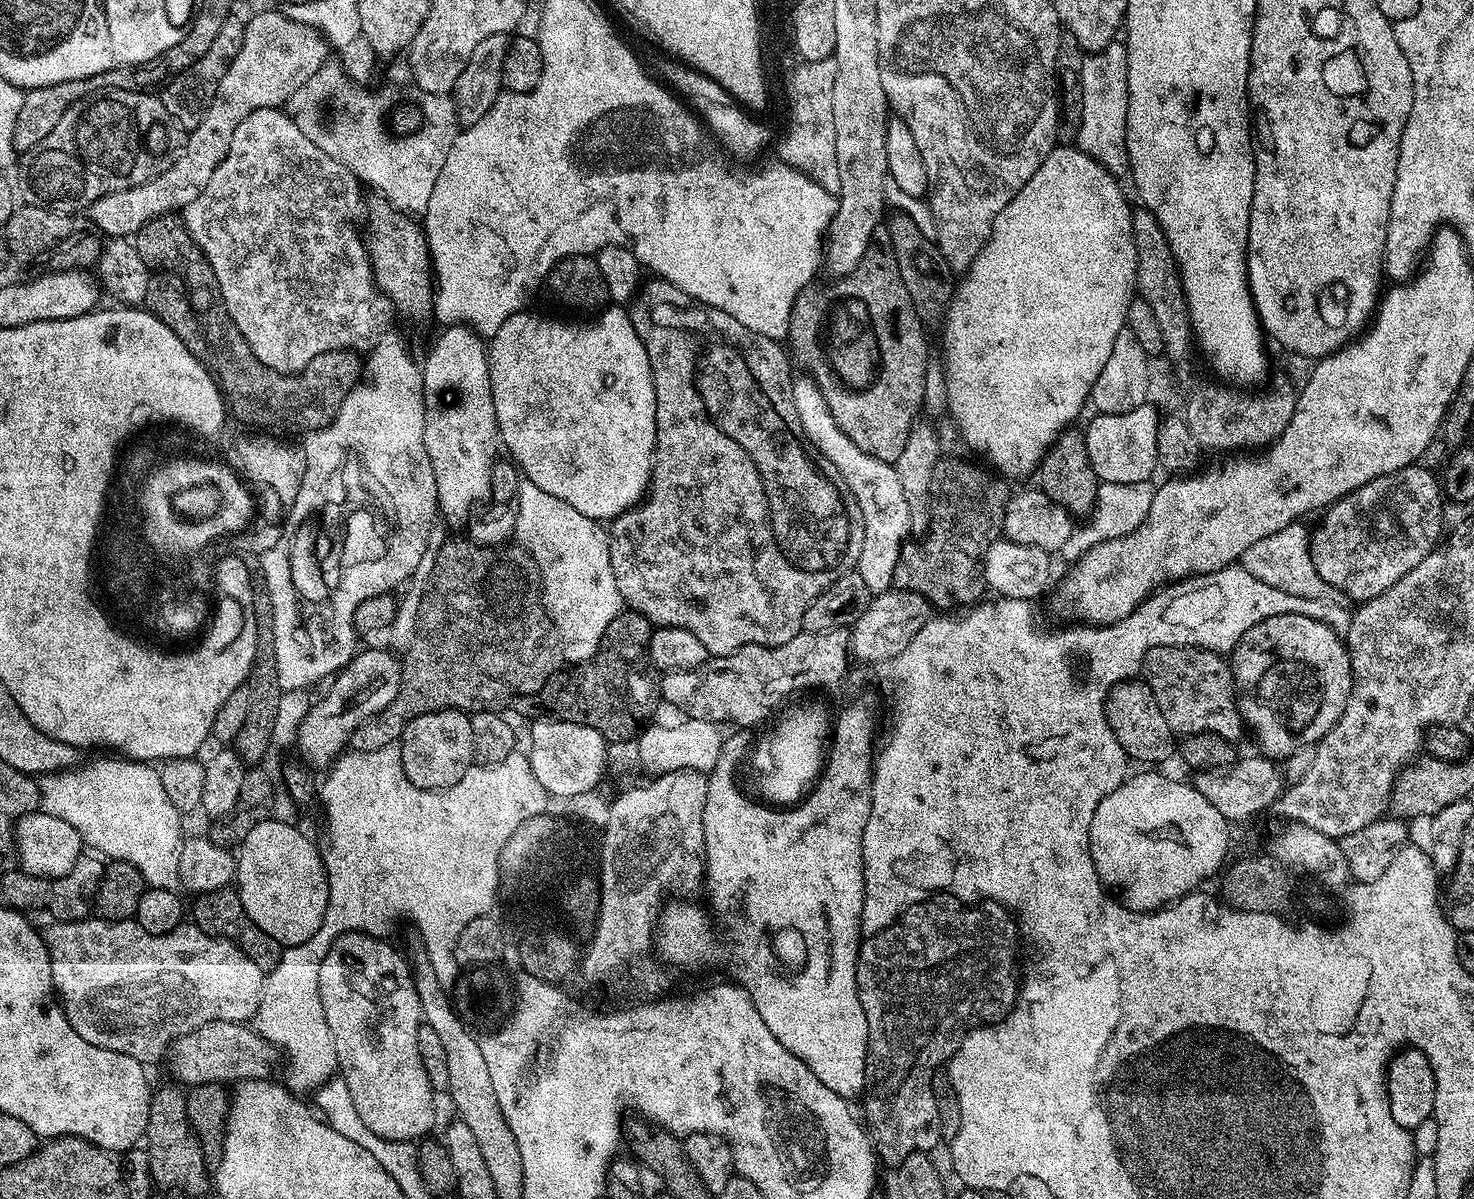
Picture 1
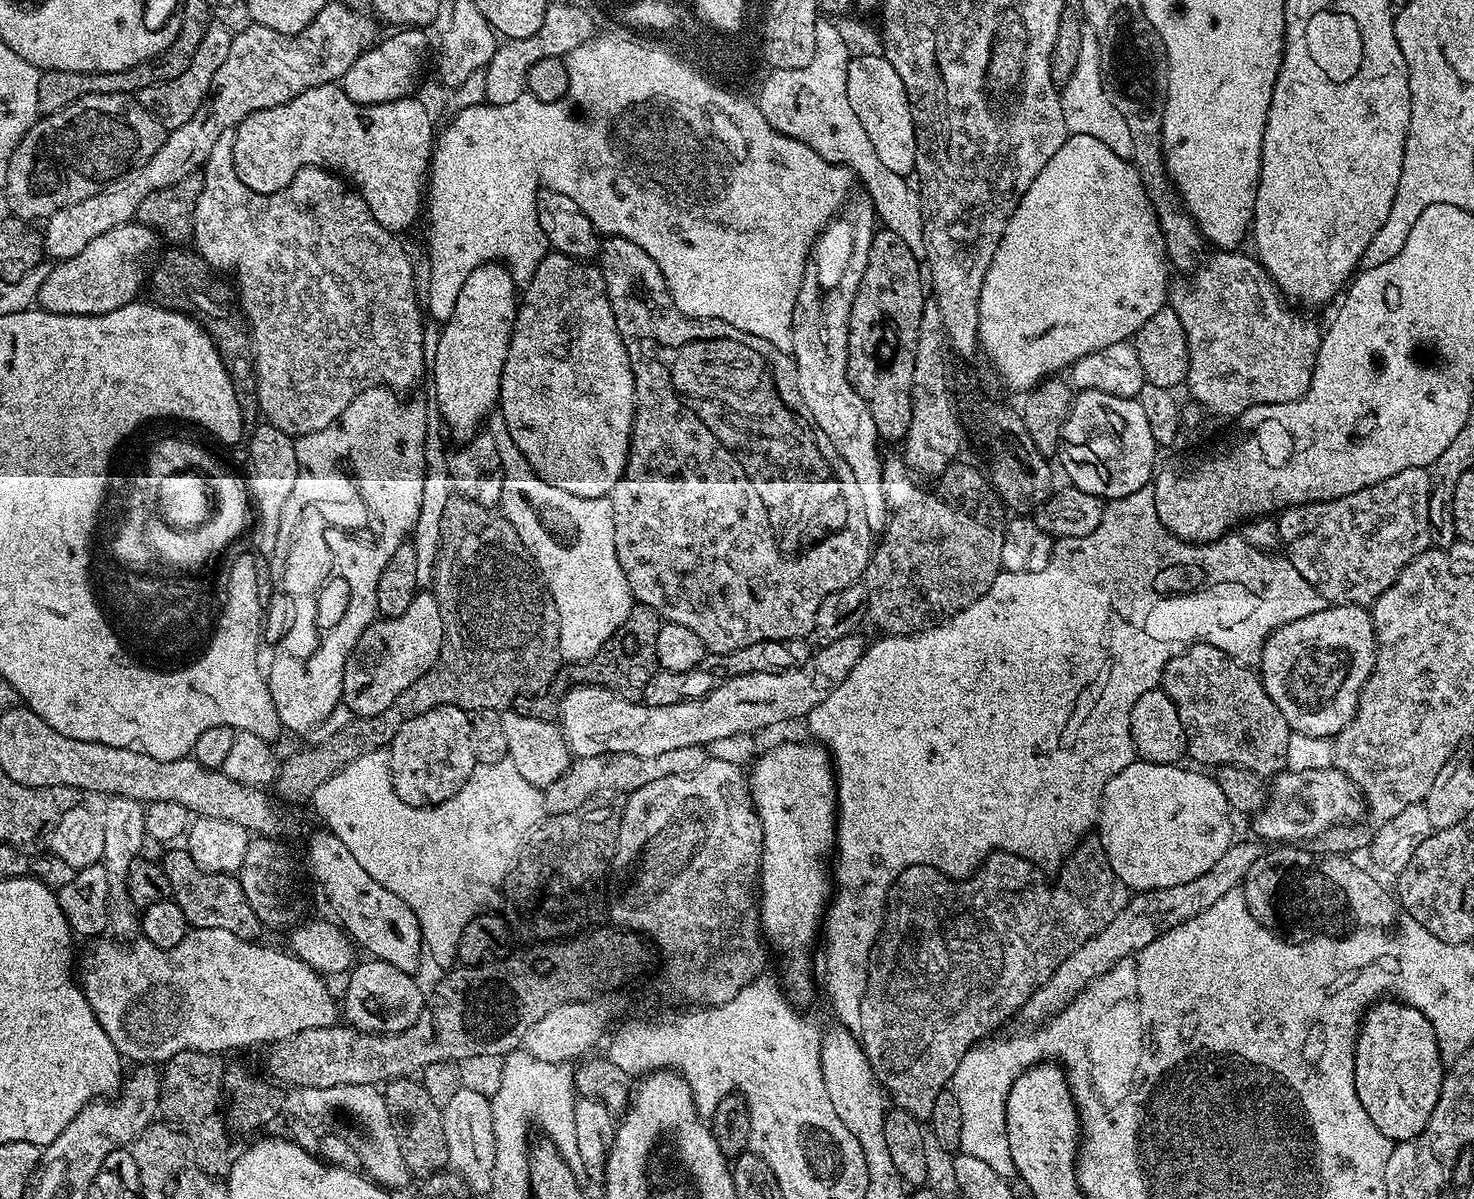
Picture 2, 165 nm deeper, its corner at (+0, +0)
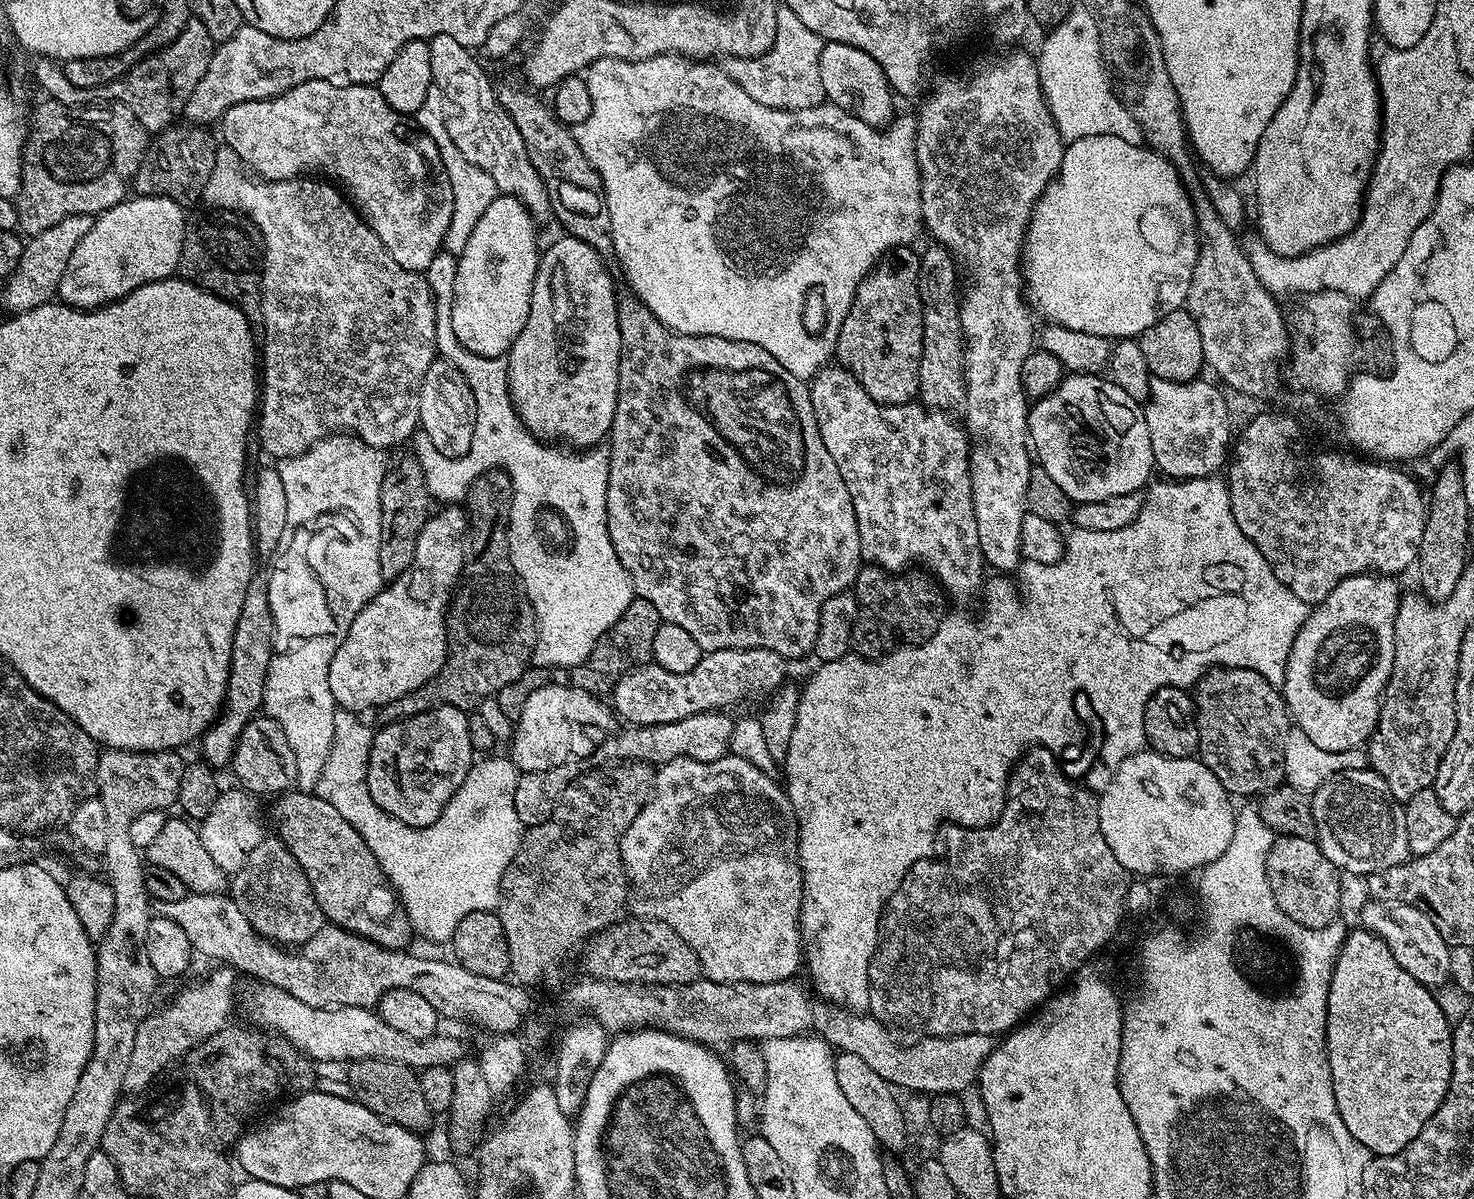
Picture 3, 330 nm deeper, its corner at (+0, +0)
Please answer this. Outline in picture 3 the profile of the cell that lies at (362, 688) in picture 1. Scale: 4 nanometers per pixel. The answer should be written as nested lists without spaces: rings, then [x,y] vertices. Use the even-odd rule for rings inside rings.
[[[444,506],[439,510],[441,512],[433,511],[428,517],[426,526],[422,526],[422,534],[418,538],[418,550],[414,554],[414,562],[410,562],[408,569],[406,569],[399,578],[381,588],[380,593],[361,610],[358,614],[358,618],[354,618],[354,622],[350,622],[350,630],[346,634],[342,646],[338,646],[334,658],[330,658],[330,694],[334,694],[337,705],[339,705],[341,709],[357,714],[364,714],[367,708],[379,710],[383,708],[384,705],[394,702],[398,698],[402,698],[414,690],[418,690],[430,678],[434,678],[438,674],[438,670],[442,670],[442,666],[446,662],[446,658],[448,657],[448,605],[452,602],[452,593],[456,585],[459,584],[464,570],[466,541],[470,536],[470,525],[468,522],[468,513],[463,507]]]

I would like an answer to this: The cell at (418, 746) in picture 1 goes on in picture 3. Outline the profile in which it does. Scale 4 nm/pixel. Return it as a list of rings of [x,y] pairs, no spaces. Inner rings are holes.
[[[442,706],[377,727],[368,759],[370,798],[386,814],[411,828],[438,822],[446,802],[466,782],[466,774],[474,763],[468,718],[469,713],[463,708]]]

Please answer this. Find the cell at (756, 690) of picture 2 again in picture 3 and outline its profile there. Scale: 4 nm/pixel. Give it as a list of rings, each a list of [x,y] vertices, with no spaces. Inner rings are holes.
[[[544,684],[523,697],[514,720],[510,759],[521,773],[545,772],[569,763],[576,756],[593,755],[594,742],[613,731],[614,712],[591,691],[564,684]]]

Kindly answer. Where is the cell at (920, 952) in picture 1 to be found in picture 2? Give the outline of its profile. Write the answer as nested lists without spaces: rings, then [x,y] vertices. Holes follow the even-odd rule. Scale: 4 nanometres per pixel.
[[[1085,838],[1072,849],[1072,855],[1067,857],[1059,865],[1058,873],[1060,877],[1057,878],[1056,884],[1048,885],[1044,881],[1045,873],[1037,868],[1031,860],[1024,860],[1021,856],[1016,856],[1012,852],[994,851],[984,859],[983,864],[972,873],[971,876],[964,877],[963,880],[954,880],[950,876],[944,876],[934,866],[910,866],[906,870],[902,870],[902,874],[898,874],[892,882],[892,888],[888,891],[888,907],[884,910],[884,924],[880,927],[880,937],[876,939],[876,944],[872,947],[872,953],[868,959],[868,981],[866,982],[866,994],[862,998],[862,1018],[860,1019],[860,1031],[858,1039],[864,1045],[864,1053],[870,1062],[872,1072],[876,1076],[876,1080],[880,1083],[880,1087],[884,1089],[885,1093],[890,1094],[890,1100],[897,1109],[908,1111],[914,1119],[921,1122],[931,1121],[932,1111],[934,1110],[934,1098],[938,1098],[938,1094],[945,1091],[952,1083],[952,1075],[954,1070],[958,1070],[958,1062],[963,1058],[971,1048],[976,1047],[977,1044],[987,1041],[993,1035],[995,1028],[1000,1028],[1012,1015],[1019,1013],[1023,1009],[1024,1003],[1027,1002],[1031,996],[1035,994],[1039,988],[1046,983],[1048,979],[1054,974],[1054,970],[1058,970],[1058,966],[1062,966],[1062,962],[1066,962],[1066,958],[1070,958],[1070,954],[1074,954],[1074,950],[1078,950],[1078,946],[1082,946],[1090,938],[1094,938],[1094,934],[1098,934],[1102,930],[1106,930],[1106,926],[1110,926],[1110,922],[1114,922],[1114,918],[1118,918],[1118,914],[1123,908],[1128,905],[1130,899],[1130,889],[1124,885],[1122,878],[1118,878],[1118,874],[1114,874],[1114,866],[1110,866],[1110,858],[1106,858],[1106,850],[1102,846],[1099,838]]]

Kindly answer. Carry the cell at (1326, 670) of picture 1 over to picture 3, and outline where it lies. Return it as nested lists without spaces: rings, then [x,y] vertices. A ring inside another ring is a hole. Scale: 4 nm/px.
[[[1379,574],[1351,576],[1342,582],[1338,582],[1338,586],[1334,586],[1332,593],[1322,603],[1315,605],[1309,611],[1306,622],[1294,638],[1294,646],[1290,650],[1290,658],[1286,662],[1285,680],[1282,685],[1283,698],[1285,706],[1288,708],[1288,715],[1291,717],[1291,723],[1300,728],[1302,734],[1306,734],[1306,738],[1310,738],[1310,742],[1314,742],[1314,746],[1318,746],[1321,750],[1345,752],[1346,750],[1360,748],[1367,745],[1368,739],[1372,736],[1372,731],[1376,728],[1376,723],[1380,717],[1380,697],[1384,695],[1384,687],[1394,666],[1394,622],[1402,595],[1402,588],[1399,588],[1396,583],[1397,581],[1393,577]]]

